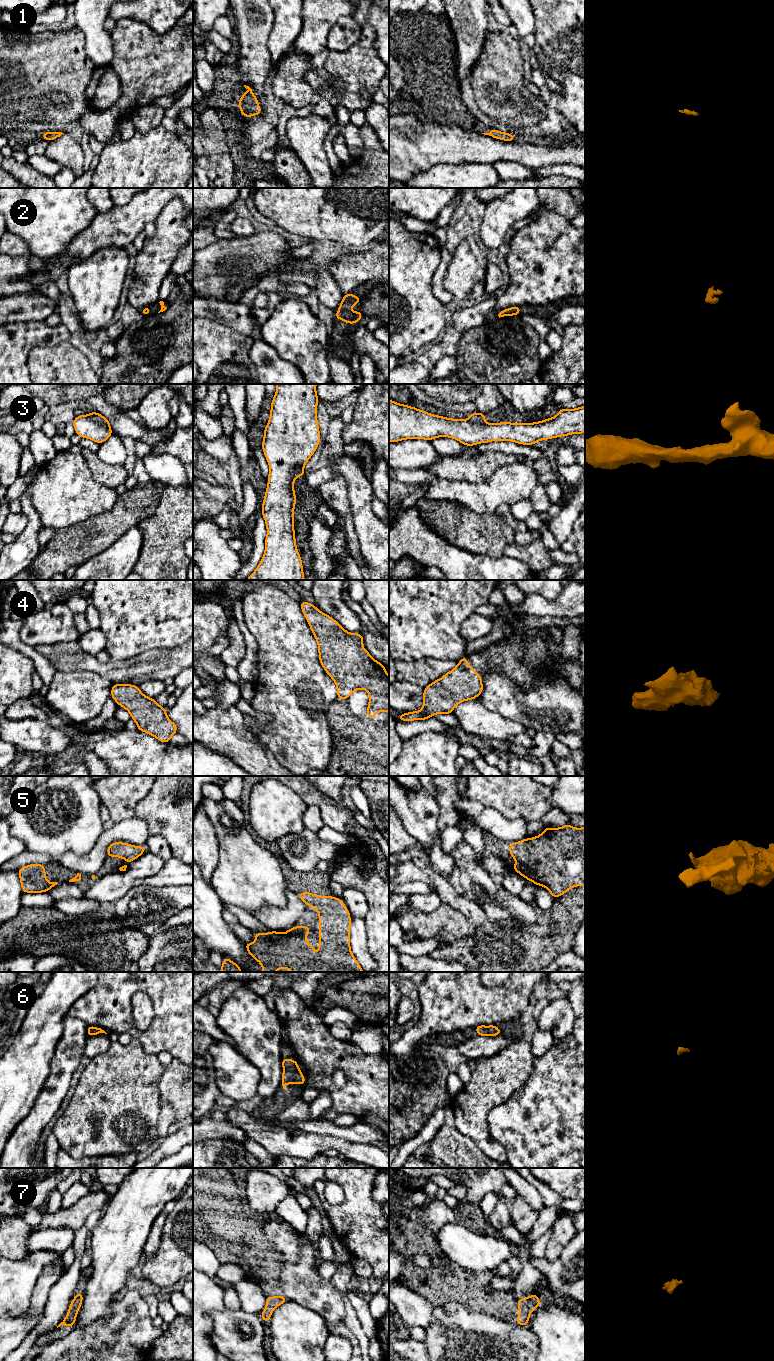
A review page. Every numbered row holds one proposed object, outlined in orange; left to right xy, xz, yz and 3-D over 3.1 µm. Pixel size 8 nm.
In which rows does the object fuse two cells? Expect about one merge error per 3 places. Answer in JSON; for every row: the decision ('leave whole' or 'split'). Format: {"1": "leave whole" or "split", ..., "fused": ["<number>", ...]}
{"1": "leave whole", "2": "leave whole", "3": "split", "4": "leave whole", "5": "leave whole", "6": "leave whole", "7": "leave whole", "fused": ["3"]}

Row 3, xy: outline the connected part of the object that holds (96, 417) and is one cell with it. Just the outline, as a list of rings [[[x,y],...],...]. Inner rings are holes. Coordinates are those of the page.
[[[92,411],[89,414],[89,416],[96,423],[99,423],[99,424],[105,425],[105,426],[109,426],[110,425],[110,421],[108,419],[106,419],[105,417],[103,417],[100,413]]]

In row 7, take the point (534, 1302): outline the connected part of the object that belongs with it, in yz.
[[[533,1293],[530,1297],[525,1297],[523,1299],[517,1300],[517,1305],[519,1307],[519,1314],[516,1319],[516,1324],[525,1326],[529,1324],[530,1314],[538,1308],[541,1304],[537,1294]]]

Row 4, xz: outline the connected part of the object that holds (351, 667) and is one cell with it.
[[[300,601],[300,606],[318,643],[320,664],[336,684],[337,698],[346,700],[354,691],[366,689],[369,695],[366,714],[369,719],[373,721],[377,712],[388,712],[389,675],[384,665],[362,647],[362,634],[347,632],[336,620],[321,612],[312,603]]]

